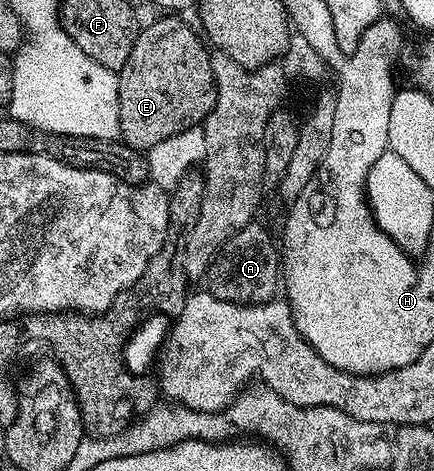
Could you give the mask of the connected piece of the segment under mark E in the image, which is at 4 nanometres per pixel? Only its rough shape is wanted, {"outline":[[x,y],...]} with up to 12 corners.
{"outline":[[183,17],[141,29],[118,72],[120,138],[141,152],[216,103]]}

